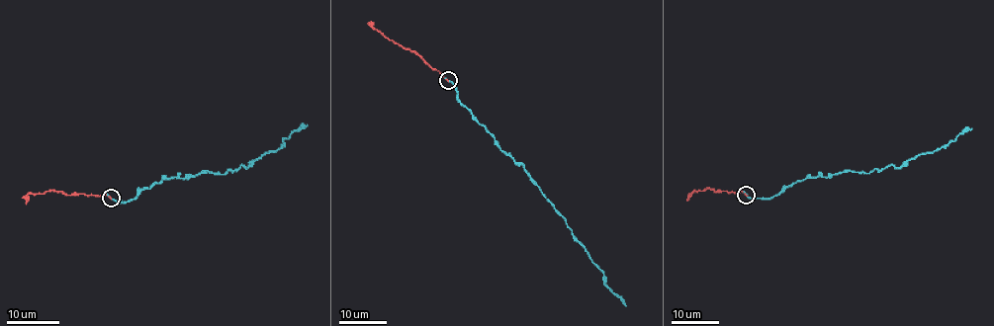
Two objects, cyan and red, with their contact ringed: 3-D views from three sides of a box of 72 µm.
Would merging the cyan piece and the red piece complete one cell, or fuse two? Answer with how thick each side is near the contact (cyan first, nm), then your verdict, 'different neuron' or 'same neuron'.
200/70 nm | same neuron

